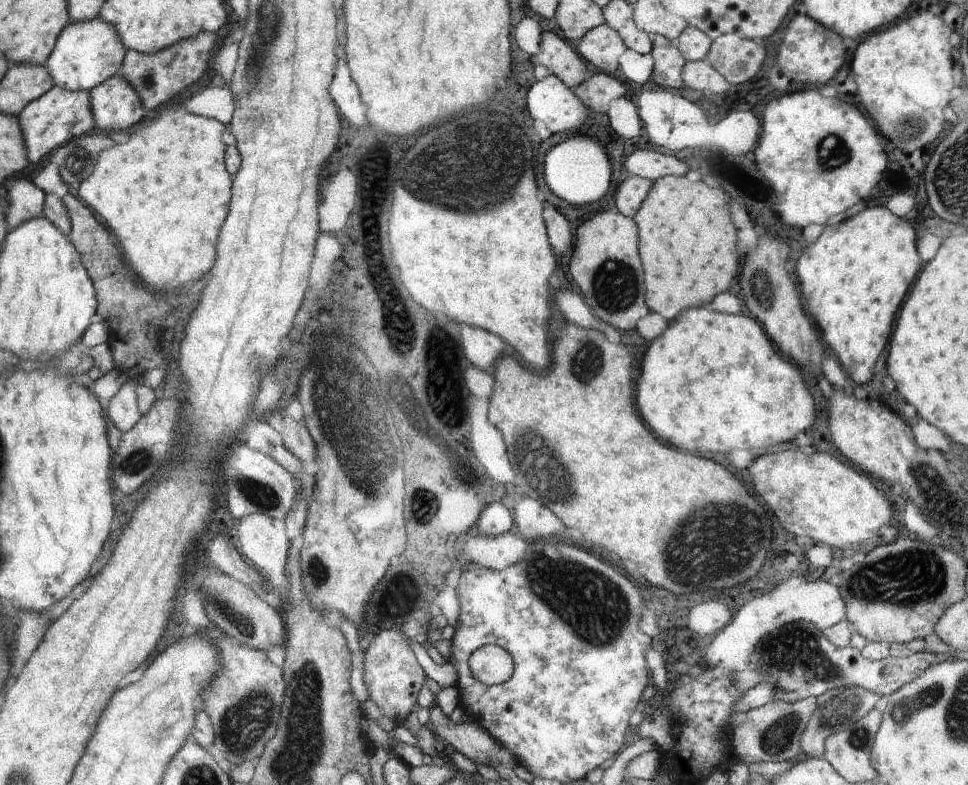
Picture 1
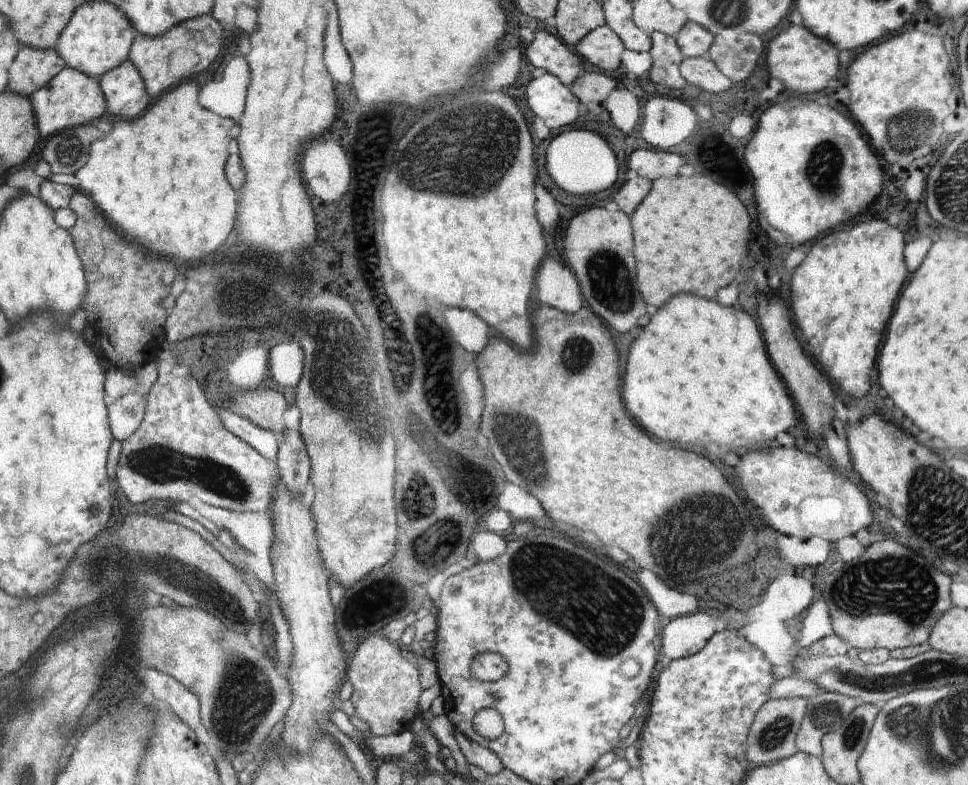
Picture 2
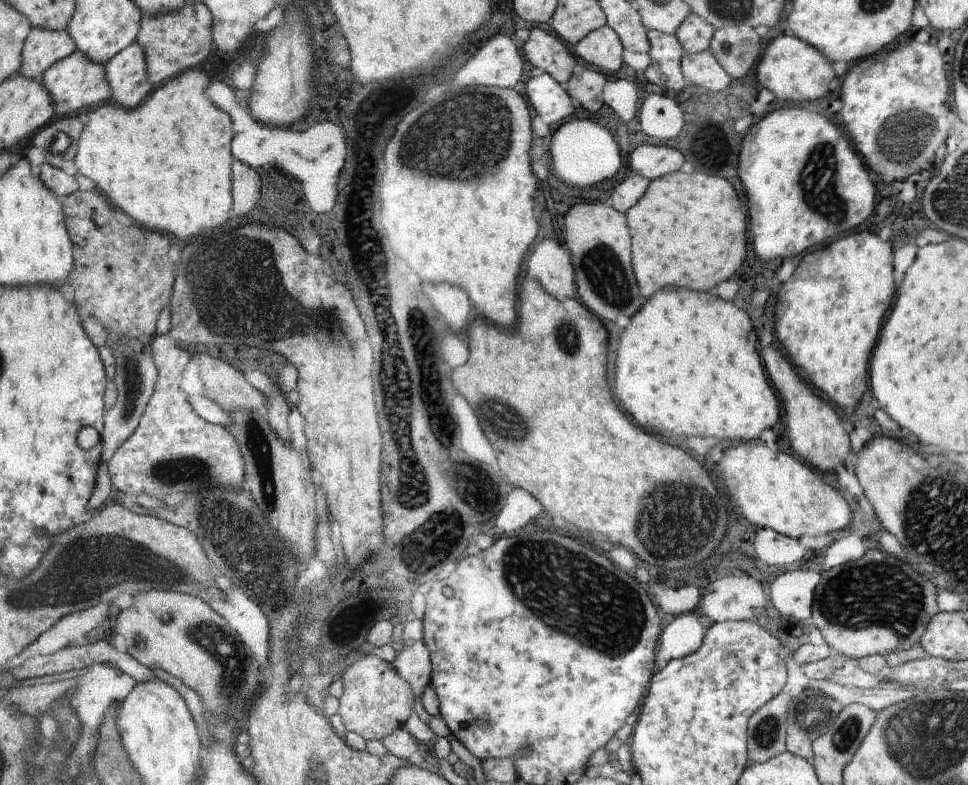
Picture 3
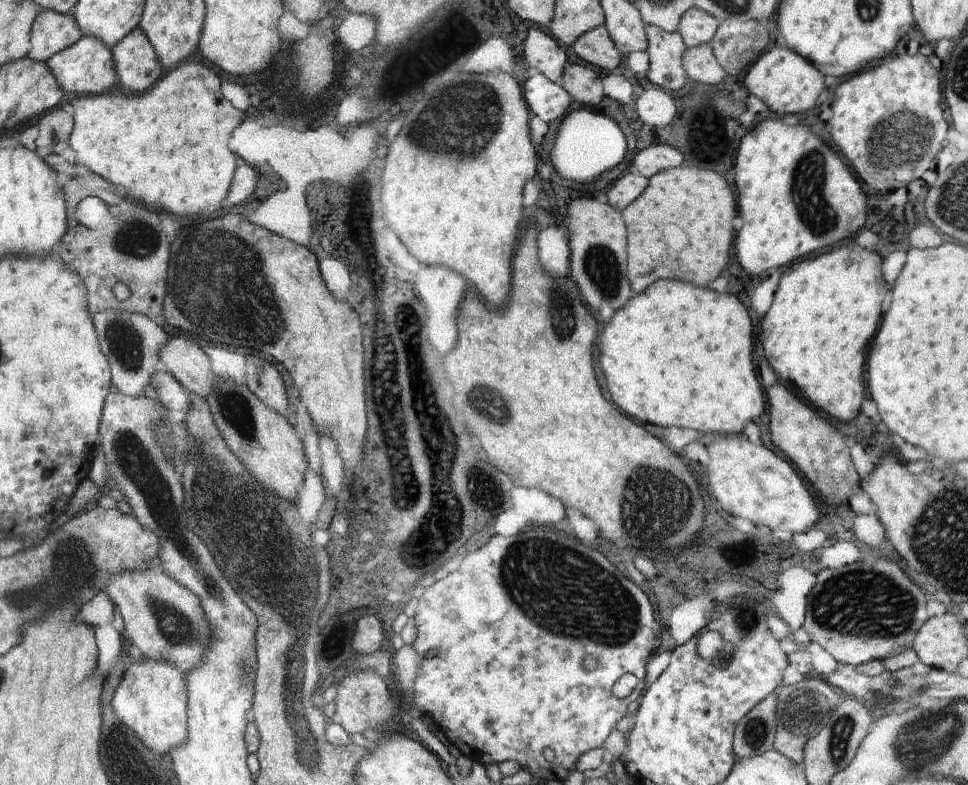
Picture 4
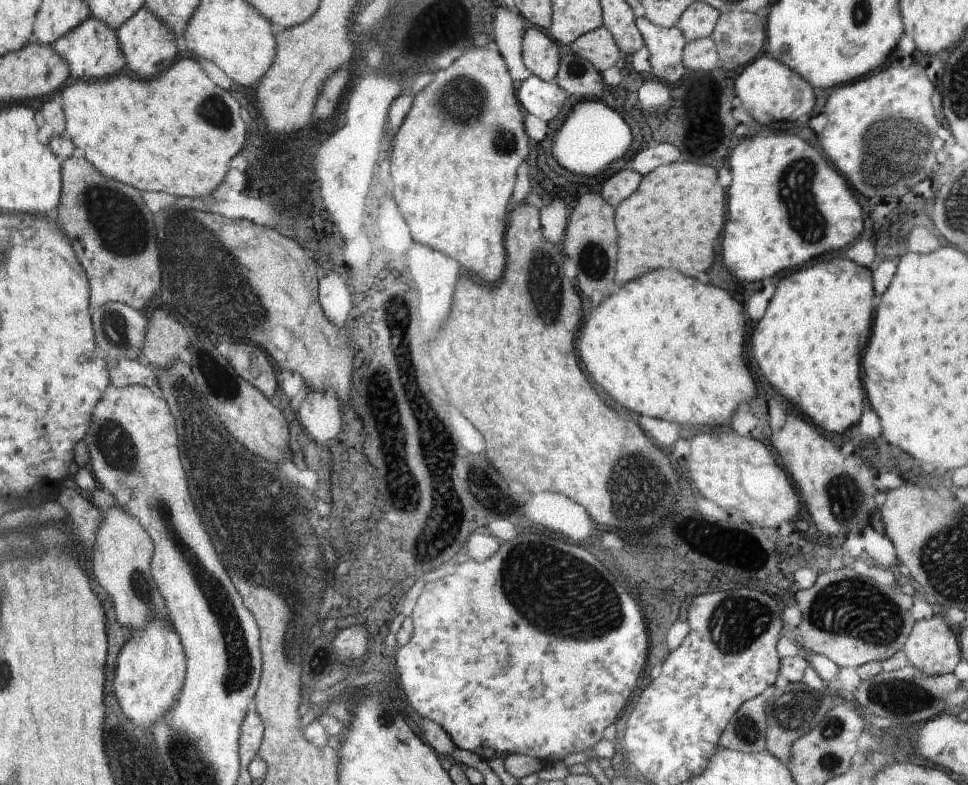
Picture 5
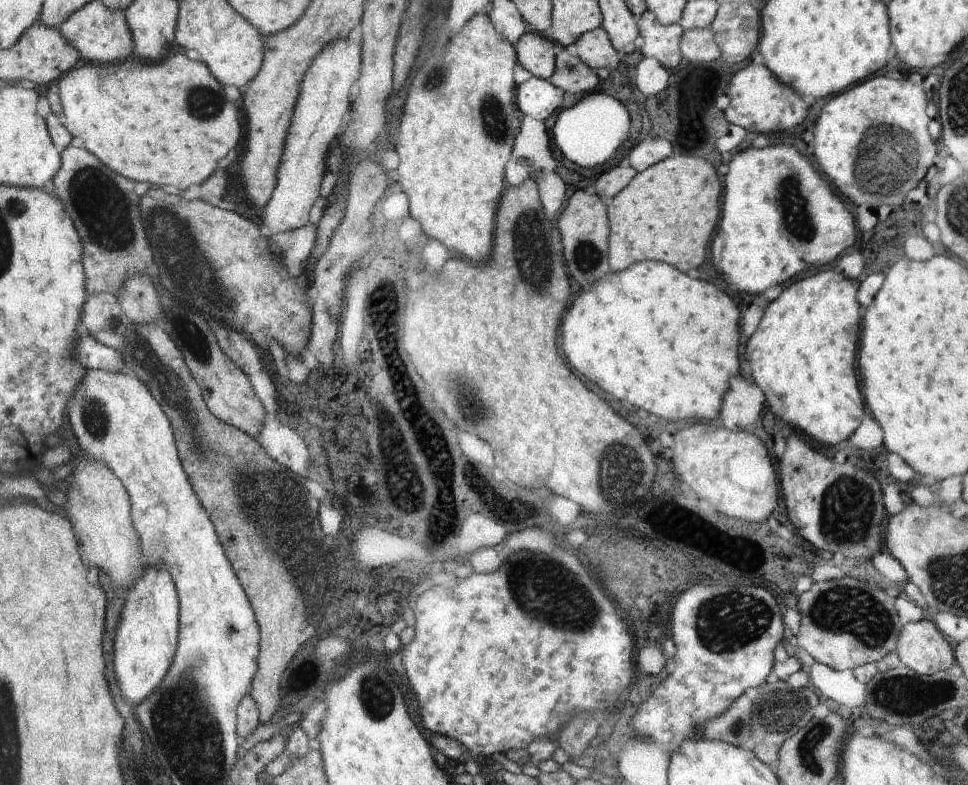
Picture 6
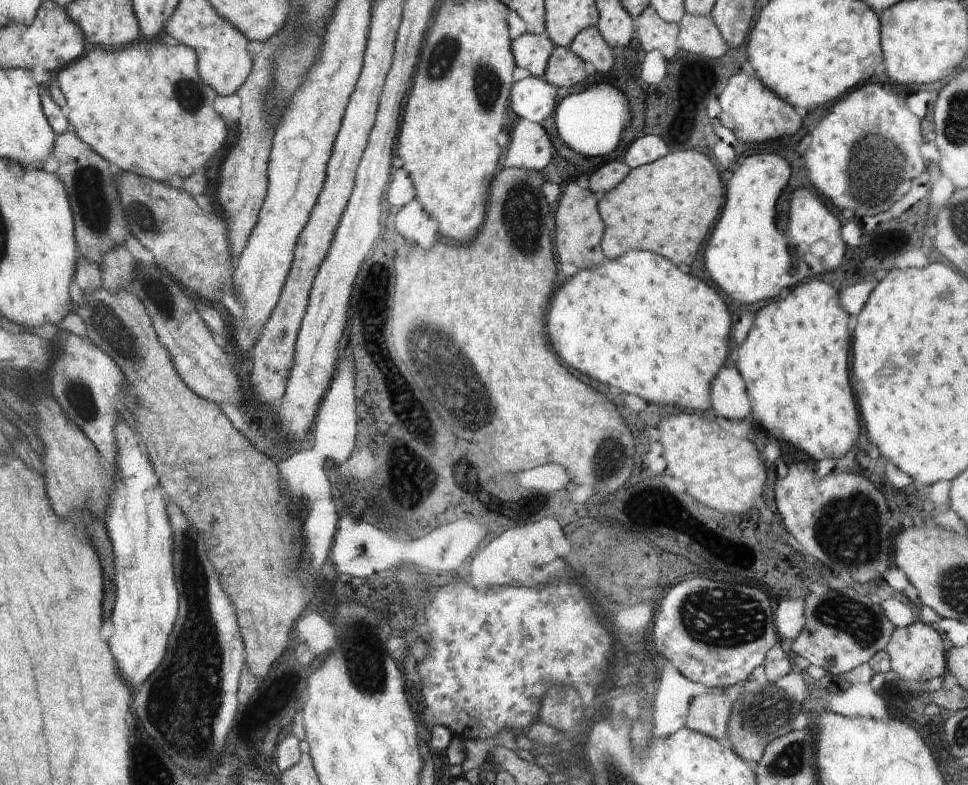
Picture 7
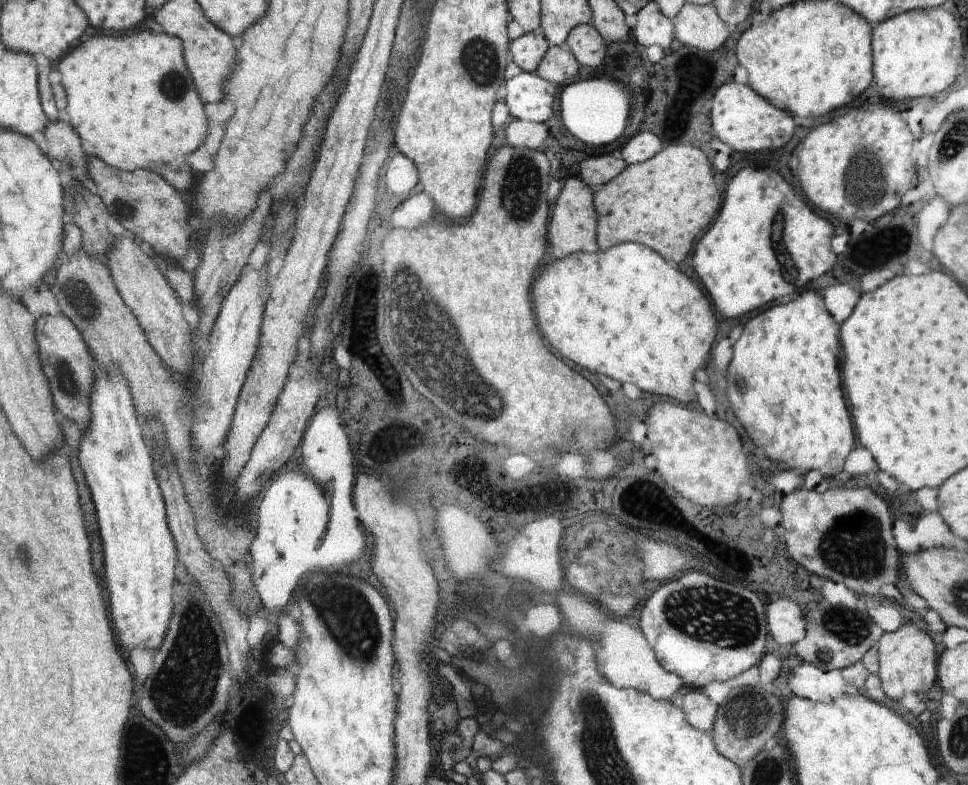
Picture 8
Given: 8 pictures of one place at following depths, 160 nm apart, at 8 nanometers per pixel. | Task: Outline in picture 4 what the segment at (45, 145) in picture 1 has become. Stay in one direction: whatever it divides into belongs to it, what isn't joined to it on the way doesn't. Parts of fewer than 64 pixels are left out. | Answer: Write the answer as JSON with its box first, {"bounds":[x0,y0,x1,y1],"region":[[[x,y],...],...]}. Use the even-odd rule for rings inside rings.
{"bounds":[45,35,120,101],"region":[[[82,35],[80,41],[68,49],[61,50],[60,53],[53,54],[45,63],[57,76],[61,87],[67,92],[69,101],[84,95],[106,93],[120,82],[112,48],[96,37]]]}

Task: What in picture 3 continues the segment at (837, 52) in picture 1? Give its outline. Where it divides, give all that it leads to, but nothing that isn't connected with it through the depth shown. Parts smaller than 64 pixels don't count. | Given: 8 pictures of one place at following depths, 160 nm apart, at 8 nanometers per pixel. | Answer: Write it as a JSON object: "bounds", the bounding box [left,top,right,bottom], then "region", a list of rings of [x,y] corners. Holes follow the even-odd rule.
{"bounds":[758,32,838,100],"region":[[[786,32],[770,41],[762,60],[758,64],[758,82],[770,90],[778,100],[818,100],[826,96],[828,84],[834,78],[834,70],[838,70],[822,52],[818,52],[814,46],[806,44],[798,36]]]}

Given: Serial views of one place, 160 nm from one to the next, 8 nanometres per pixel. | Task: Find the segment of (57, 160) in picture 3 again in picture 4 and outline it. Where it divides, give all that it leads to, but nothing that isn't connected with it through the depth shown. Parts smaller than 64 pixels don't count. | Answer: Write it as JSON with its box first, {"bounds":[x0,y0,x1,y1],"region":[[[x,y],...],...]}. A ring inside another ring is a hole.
{"bounds":[35,101,73,154],"region":[[[69,101],[45,114],[38,121],[39,135],[35,141],[37,148],[45,154],[62,153],[69,146],[69,136],[72,132],[73,124]]]}

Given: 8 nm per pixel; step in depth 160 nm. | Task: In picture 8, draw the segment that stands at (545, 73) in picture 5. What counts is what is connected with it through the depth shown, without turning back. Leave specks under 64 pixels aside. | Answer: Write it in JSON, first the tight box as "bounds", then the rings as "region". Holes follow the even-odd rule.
{"bounds":[510,31,549,73],"region":[[[534,31],[524,33],[511,41],[510,60],[513,60],[523,71],[534,73],[548,47],[549,44],[544,35],[536,34]]]}

